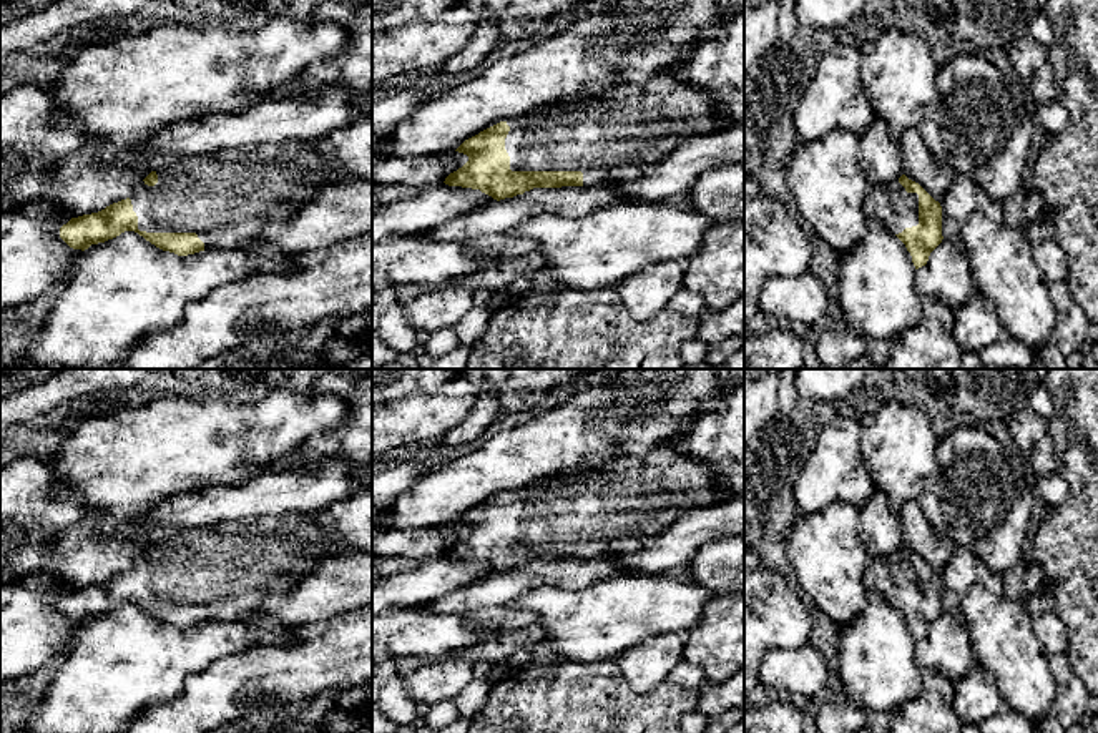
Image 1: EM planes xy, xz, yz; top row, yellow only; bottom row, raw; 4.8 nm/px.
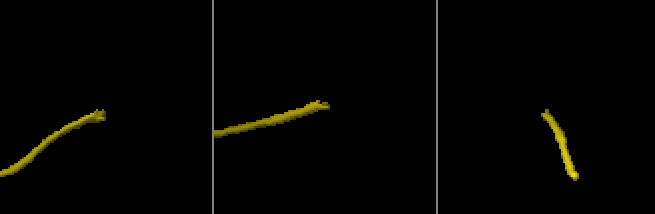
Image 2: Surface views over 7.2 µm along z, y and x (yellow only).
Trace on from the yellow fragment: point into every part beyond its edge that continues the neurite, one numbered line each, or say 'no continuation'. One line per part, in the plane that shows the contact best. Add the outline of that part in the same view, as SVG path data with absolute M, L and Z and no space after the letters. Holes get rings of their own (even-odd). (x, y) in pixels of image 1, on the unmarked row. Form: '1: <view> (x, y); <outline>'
1: xz (608, 511); M663 444L641 457L613 457L598 470L548 477L507 492L505 522L512 544L581 544L583 558L635 552L643 537L656 535L678 519L729 497L713 467Z

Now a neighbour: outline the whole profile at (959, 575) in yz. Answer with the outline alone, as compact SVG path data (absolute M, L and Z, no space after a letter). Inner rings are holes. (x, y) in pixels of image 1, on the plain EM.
M955 545L952 562L940 573L942 578L942 608L958 618L962 612L962 598L967 590L978 582L975 565L977 553L967 547Z

